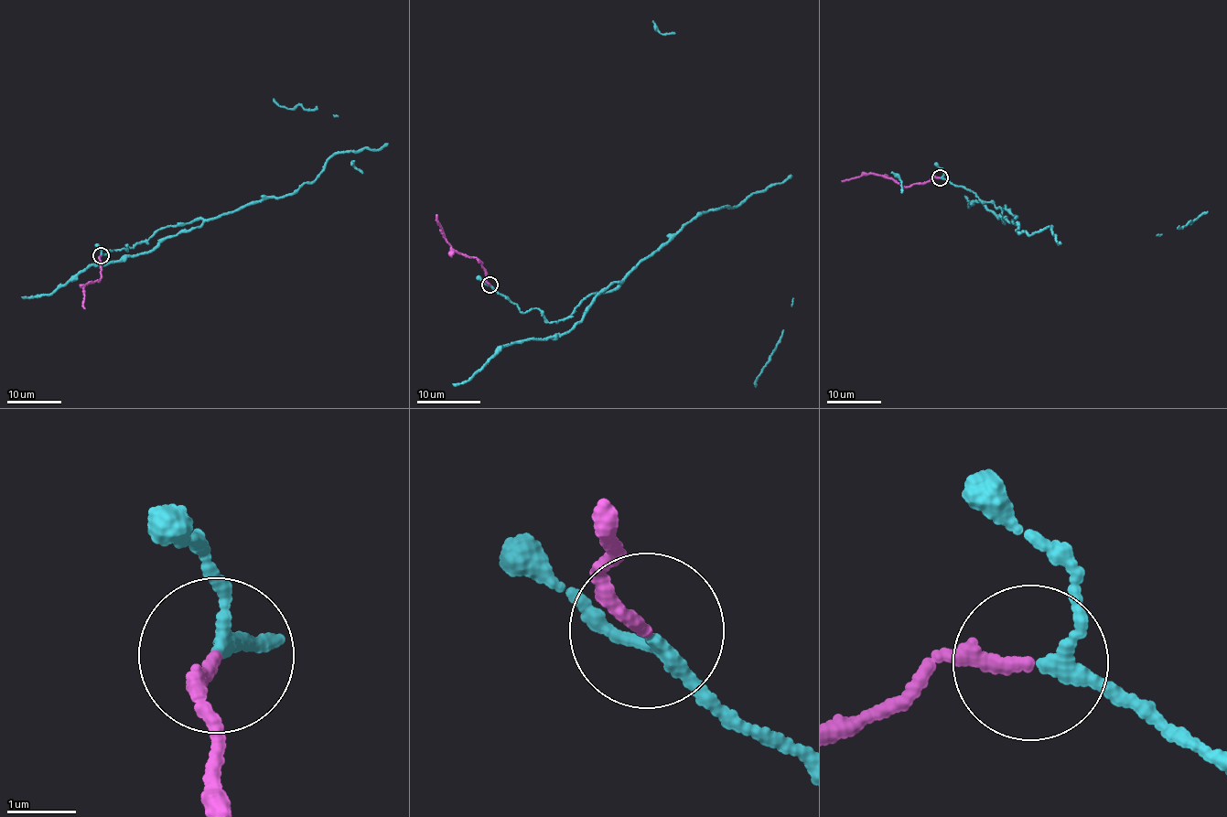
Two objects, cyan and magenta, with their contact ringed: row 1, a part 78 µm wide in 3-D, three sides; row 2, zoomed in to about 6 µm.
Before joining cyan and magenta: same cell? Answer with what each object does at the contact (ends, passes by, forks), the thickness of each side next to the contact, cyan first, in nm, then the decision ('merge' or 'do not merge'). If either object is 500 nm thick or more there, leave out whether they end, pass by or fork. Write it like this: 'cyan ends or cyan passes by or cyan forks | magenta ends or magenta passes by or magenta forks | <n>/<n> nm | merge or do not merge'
cyan passes by | magenta ends | 170/180 nm | merge

